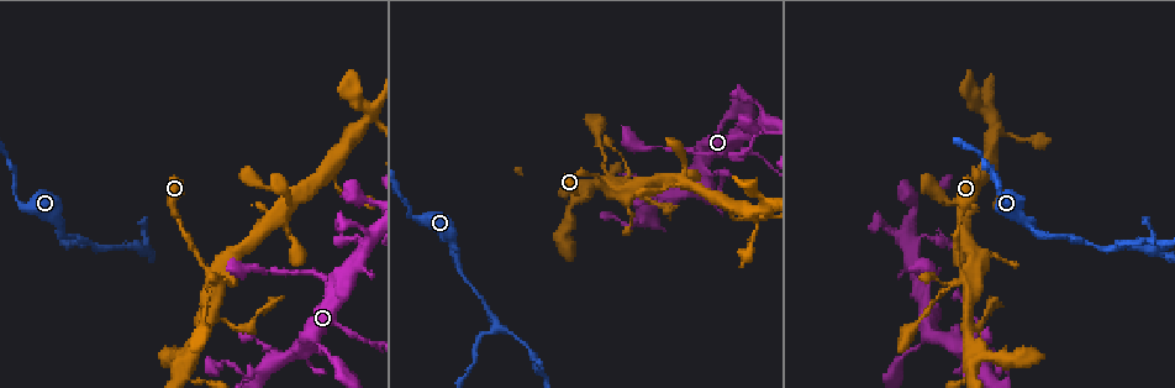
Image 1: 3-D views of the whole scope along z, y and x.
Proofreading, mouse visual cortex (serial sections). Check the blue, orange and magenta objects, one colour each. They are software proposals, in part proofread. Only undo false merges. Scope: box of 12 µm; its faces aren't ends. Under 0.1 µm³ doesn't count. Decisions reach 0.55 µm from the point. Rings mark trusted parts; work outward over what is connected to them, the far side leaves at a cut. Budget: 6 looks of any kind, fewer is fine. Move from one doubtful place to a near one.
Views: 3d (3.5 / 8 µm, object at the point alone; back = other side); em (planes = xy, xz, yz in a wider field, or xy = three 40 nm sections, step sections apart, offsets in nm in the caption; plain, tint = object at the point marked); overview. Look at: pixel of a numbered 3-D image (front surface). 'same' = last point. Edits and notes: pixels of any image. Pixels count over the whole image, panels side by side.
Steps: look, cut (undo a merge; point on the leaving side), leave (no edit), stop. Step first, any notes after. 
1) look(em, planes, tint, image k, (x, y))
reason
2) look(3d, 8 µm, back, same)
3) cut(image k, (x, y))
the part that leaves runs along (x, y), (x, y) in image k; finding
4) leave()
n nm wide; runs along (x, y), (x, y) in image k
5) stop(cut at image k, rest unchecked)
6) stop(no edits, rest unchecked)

look(3d, 3.5 µm, image 1, (971, 275))

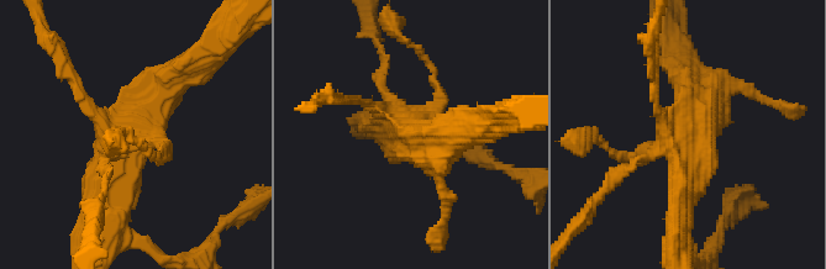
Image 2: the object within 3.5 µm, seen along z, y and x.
look(em, xy, step 1, tint, image 2, (681, 130))
need the tissue

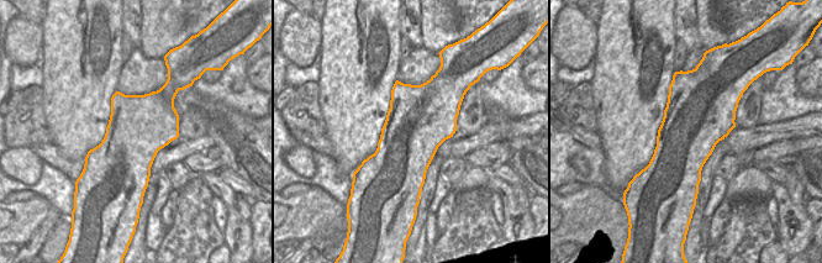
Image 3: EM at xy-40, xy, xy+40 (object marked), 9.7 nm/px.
leave()
650 nm wide; runs along (351, 100), (419, 141), (461, 131) in image 2; all the same cell

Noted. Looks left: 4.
look(3d, 3.5 µm, image 1, (934, 281))
thick turns thin

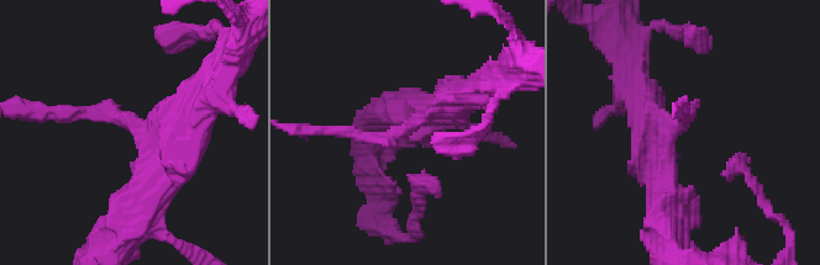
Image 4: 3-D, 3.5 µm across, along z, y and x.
leave()
runs along (154, 195), (169, 176), (124, 115), (63, 111) in image 4; one cell here

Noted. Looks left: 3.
look(3d, 3.5 µm, image 1, (283, 202))
sharp bend

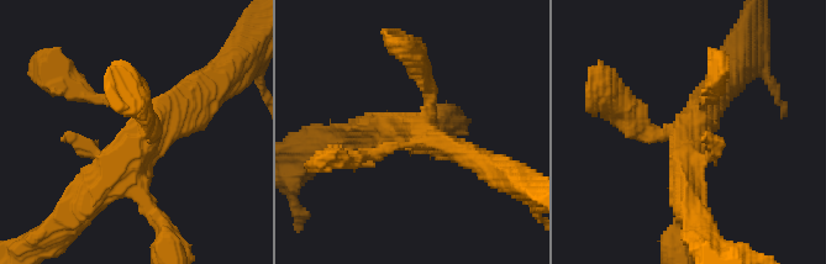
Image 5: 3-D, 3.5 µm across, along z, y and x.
look(em, xy, step 3, tint, image 5, (421, 134))

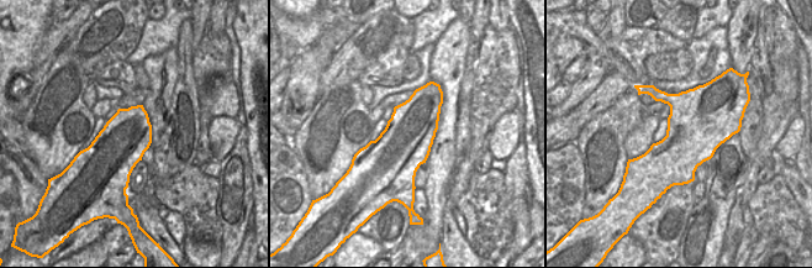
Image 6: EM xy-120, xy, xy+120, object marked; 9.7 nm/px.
leave()
runs along (91, 199), (159, 120), (205, 89) in image 5; continuous, no second cell

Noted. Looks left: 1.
stop(no edits, rest unchecked)

